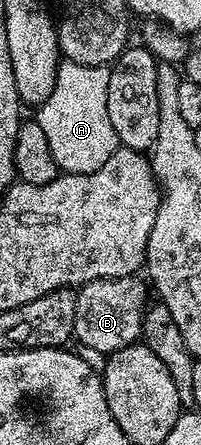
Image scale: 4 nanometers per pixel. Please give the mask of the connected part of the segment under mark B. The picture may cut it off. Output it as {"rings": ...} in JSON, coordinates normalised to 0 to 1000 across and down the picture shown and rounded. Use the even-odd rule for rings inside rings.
{"rings":[[[701,622],[502,625],[423,636],[363,672],[378,683],[368,760],[502,800],[572,796],[597,782],[672,775],[706,760],[706,721],[726,708],[736,643]]]}

